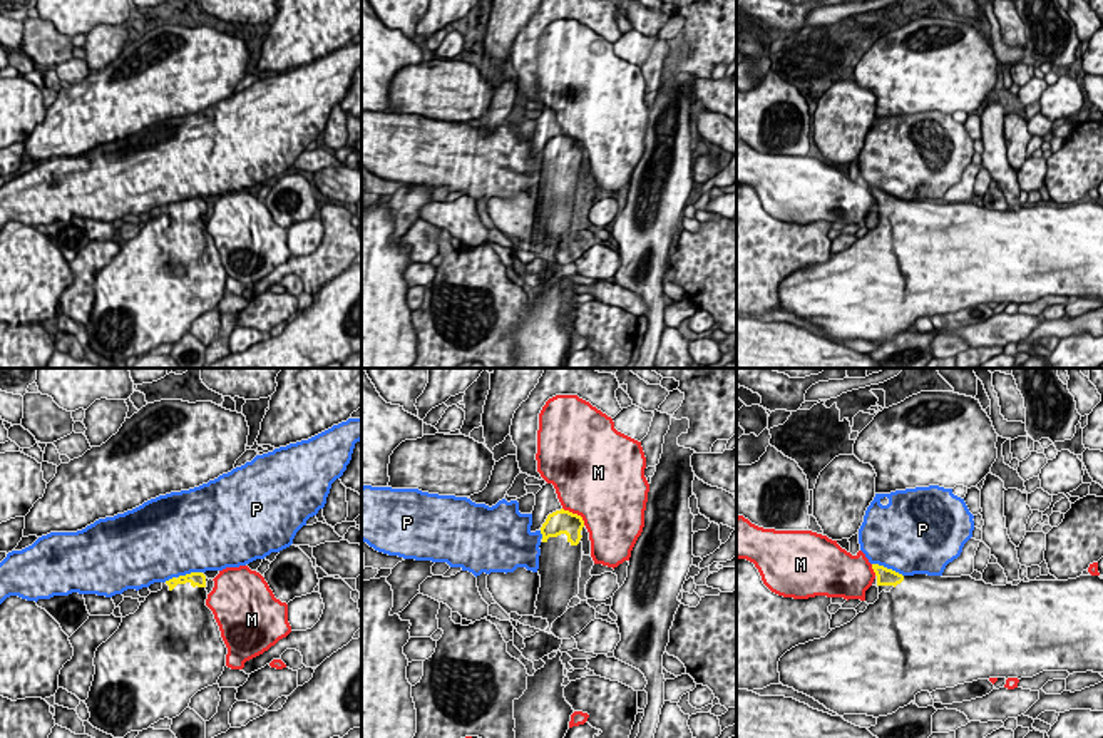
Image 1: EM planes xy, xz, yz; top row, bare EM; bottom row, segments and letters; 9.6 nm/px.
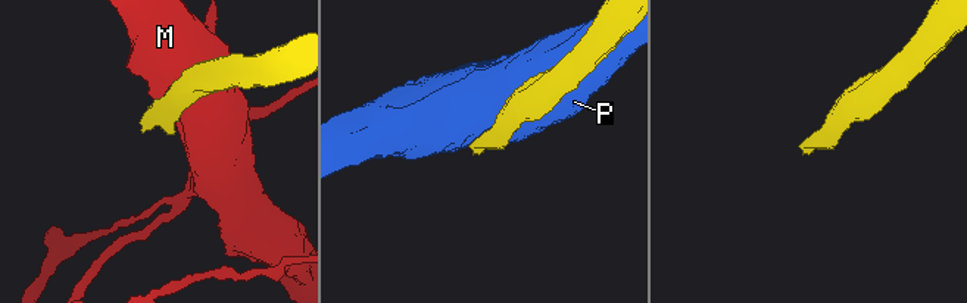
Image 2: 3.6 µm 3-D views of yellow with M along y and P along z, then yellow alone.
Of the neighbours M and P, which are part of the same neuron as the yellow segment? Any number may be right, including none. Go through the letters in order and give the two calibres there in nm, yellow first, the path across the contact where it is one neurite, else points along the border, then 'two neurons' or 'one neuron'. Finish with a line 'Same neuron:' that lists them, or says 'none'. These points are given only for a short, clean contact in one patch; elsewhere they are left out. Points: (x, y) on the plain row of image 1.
M: 240 nm thick on the yellow side, 500 nm on the other; two neurons
P: 160 nm thick on the yellow side, 480 nm on the other; two neurons
Same neuron: none

